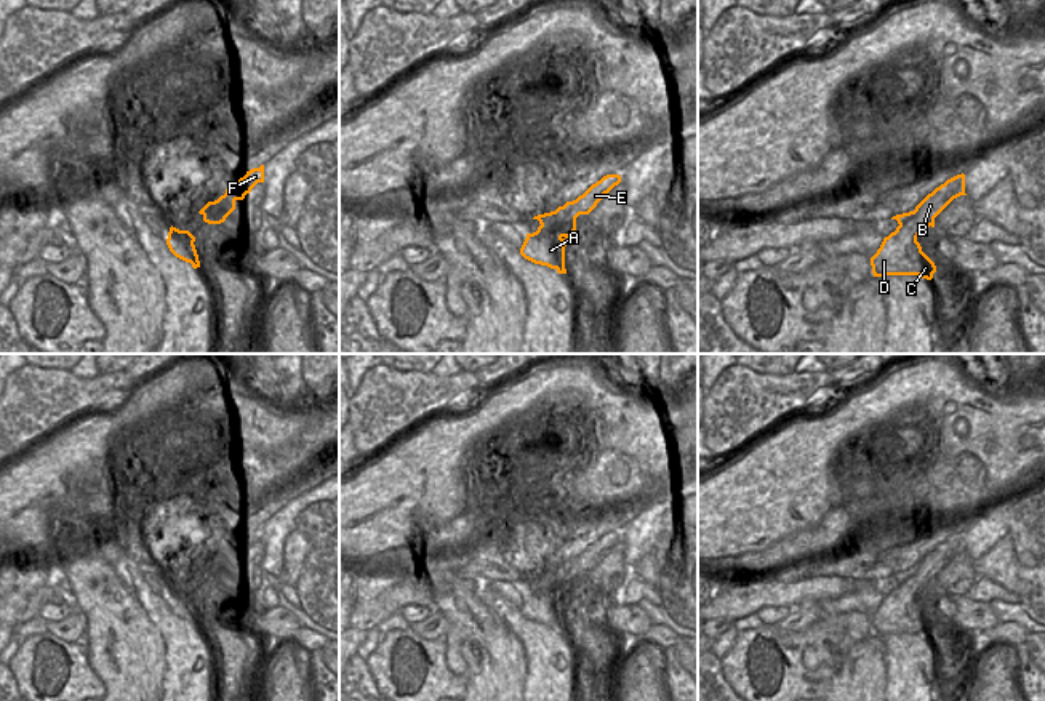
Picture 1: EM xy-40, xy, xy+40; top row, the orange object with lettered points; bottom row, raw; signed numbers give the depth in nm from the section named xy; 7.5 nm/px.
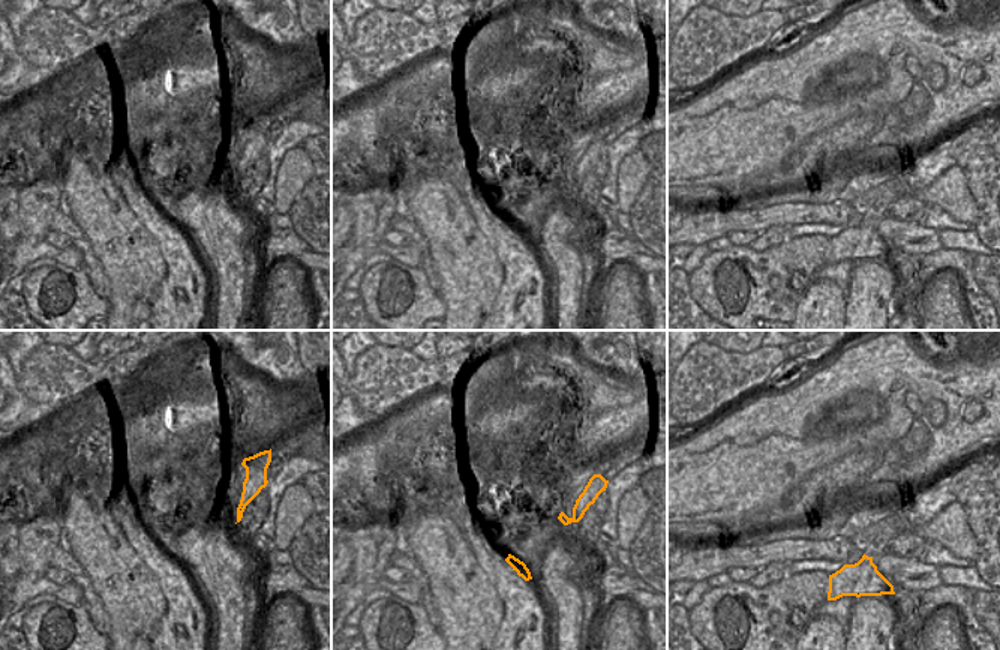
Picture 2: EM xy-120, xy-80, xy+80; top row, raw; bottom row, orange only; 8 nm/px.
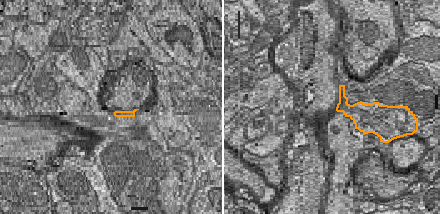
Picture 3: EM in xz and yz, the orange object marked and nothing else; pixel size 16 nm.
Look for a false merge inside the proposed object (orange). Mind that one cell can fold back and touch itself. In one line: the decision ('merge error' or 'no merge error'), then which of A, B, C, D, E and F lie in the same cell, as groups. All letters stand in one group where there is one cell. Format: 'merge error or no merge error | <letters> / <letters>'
no merge error | A B C D E F

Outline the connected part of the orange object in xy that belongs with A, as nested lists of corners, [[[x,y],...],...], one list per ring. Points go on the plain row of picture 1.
[[[607,533],[576,559],[567,560],[555,570],[535,575],[533,578],[538,578],[541,584],[536,591],[527,592],[520,613],[535,623],[555,627],[559,632],[567,632],[565,599],[575,592],[576,576],[579,573],[589,573],[603,554],[619,541],[619,533]]]

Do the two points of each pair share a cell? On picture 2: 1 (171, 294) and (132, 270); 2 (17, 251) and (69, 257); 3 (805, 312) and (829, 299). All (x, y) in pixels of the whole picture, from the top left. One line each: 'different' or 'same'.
1: different
2: same
3: same

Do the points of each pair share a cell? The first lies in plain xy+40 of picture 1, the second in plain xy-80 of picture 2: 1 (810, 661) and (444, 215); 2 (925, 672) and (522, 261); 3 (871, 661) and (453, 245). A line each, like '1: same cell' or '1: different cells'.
1: same cell
2: same cell
3: same cell

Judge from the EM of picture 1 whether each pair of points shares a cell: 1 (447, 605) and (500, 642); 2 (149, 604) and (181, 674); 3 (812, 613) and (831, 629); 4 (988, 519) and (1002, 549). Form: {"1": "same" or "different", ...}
{"1": "same", "2": "same", "3": "different", "4": "different"}

